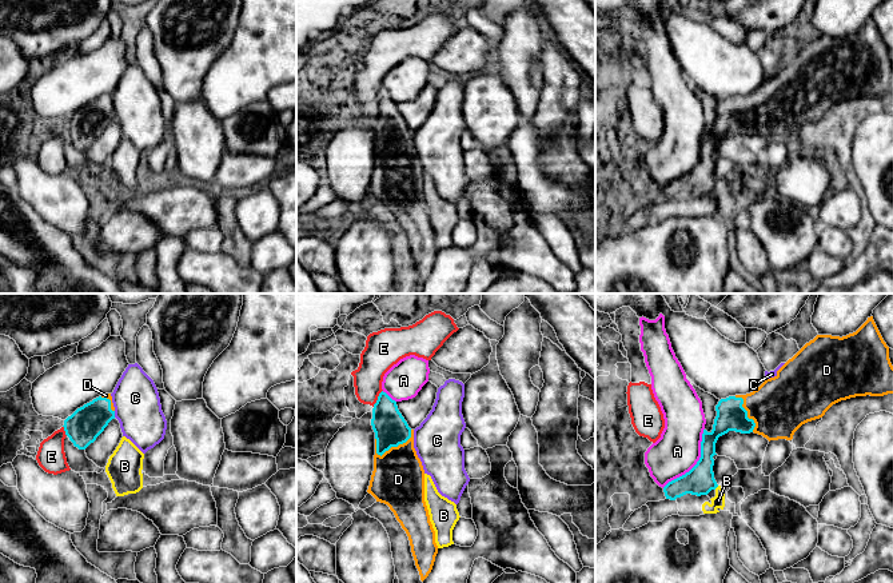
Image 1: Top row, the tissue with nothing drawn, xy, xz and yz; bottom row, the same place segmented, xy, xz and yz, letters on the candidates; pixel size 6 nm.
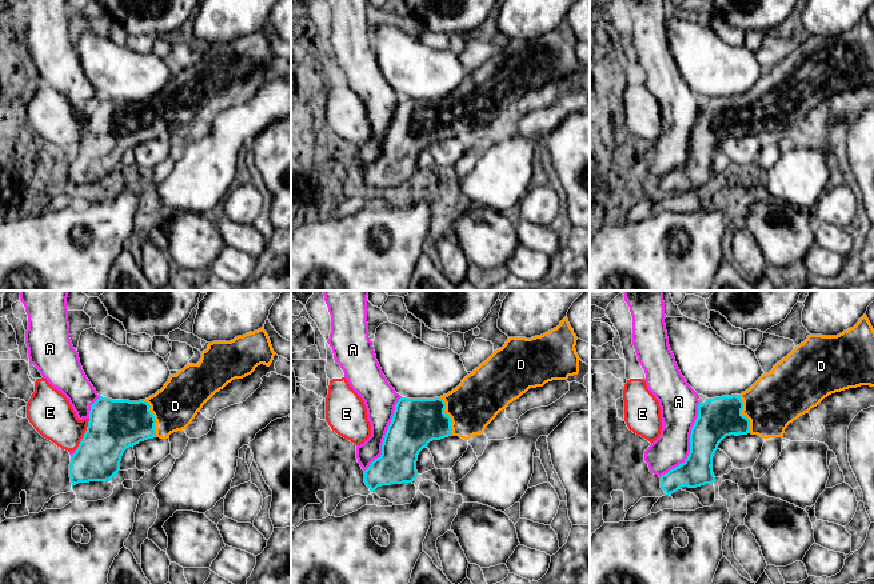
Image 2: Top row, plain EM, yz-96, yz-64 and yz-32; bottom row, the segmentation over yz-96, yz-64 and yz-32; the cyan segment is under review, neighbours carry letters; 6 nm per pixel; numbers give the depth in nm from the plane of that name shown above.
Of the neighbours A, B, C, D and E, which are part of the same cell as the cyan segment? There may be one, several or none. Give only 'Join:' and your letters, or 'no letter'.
Join: D

